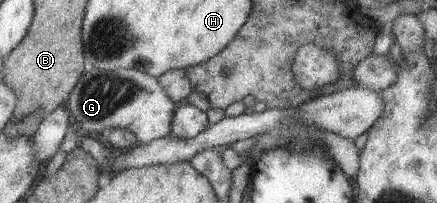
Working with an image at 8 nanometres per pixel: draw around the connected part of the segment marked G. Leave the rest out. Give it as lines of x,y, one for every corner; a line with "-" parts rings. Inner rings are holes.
93,68
82,72
65,106
79,134
97,133
97,137
102,137
106,131
120,128
132,132
138,143
143,144
169,133
174,115
173,102
163,92
157,78
127,68
113,69
113,72

